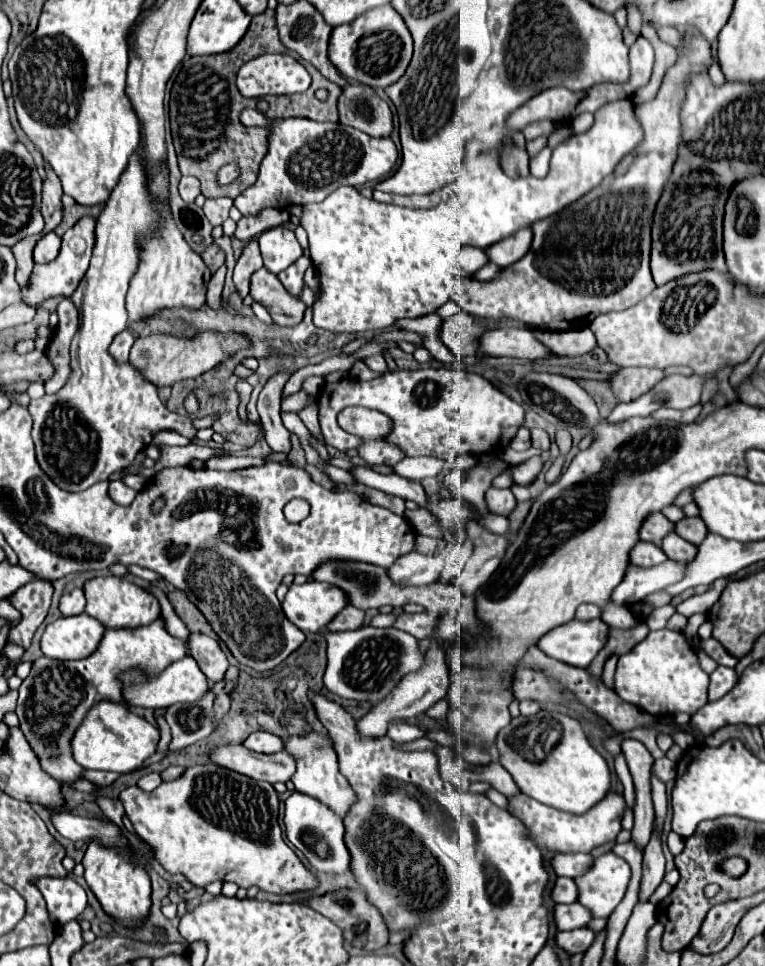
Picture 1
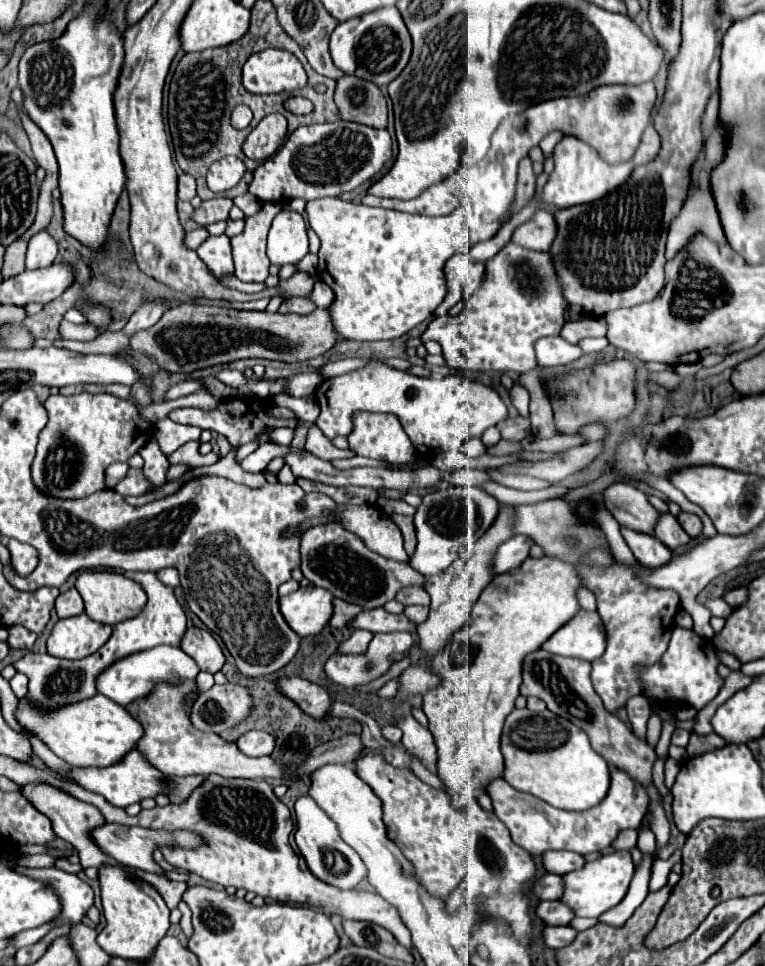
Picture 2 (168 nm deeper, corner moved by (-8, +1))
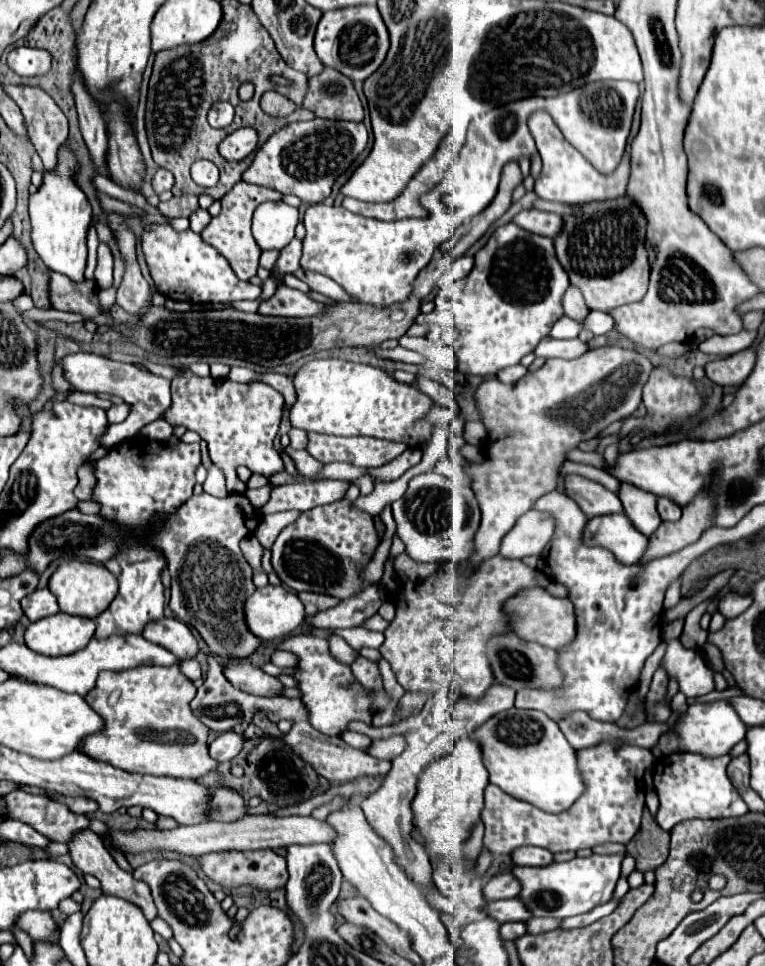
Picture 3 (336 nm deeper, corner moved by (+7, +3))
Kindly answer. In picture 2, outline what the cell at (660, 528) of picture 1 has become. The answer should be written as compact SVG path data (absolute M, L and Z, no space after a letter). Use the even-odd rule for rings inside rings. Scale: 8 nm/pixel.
M613 483L603 491L603 497L607 499L607 509L623 527L655 535L661 513L649 503L643 491L627 483Z

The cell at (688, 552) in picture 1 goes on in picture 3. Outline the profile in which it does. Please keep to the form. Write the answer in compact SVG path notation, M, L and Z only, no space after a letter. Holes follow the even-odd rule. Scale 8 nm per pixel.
M620 483L618 497L620 497L624 513L632 521L632 525L640 533L650 537L662 523L662 519L656 511L656 495L642 491L632 483Z

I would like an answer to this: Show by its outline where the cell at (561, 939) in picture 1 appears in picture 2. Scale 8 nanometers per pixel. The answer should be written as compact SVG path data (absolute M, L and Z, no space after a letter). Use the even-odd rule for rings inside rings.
M565 925L565 927L547 927L545 929L545 945L551 947L551 949L563 949L569 943L573 943L577 935L579 933L569 925Z

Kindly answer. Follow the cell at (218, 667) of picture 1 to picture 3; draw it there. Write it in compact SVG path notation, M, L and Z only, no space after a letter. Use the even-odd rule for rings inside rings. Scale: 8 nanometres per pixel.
M164 617L162 621L150 621L142 633L148 641L160 643L176 657L194 659L198 655L198 643L190 633L188 625L174 617Z

